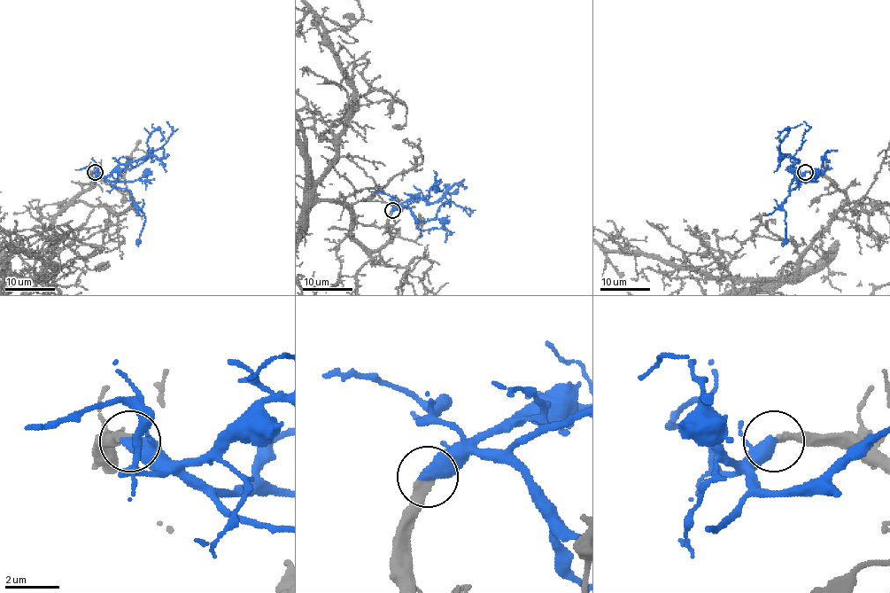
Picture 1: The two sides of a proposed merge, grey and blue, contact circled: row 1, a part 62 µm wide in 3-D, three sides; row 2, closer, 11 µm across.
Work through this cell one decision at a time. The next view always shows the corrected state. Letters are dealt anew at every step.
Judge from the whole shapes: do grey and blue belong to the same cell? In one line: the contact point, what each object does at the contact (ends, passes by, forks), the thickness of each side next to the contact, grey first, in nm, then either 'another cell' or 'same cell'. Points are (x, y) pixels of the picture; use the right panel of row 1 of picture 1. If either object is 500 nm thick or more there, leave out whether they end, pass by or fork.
(805, 172) | 360/550 nm | same cell

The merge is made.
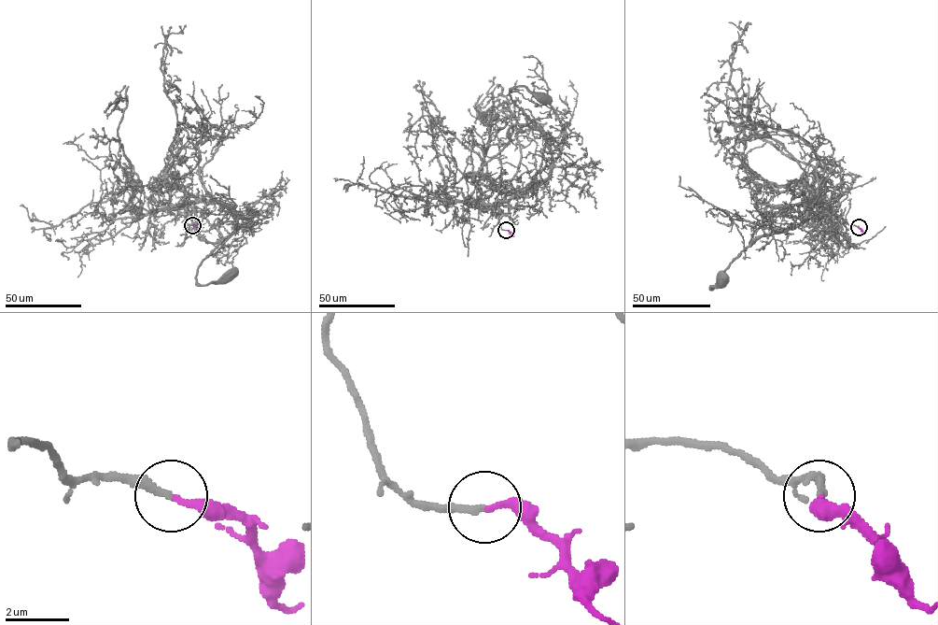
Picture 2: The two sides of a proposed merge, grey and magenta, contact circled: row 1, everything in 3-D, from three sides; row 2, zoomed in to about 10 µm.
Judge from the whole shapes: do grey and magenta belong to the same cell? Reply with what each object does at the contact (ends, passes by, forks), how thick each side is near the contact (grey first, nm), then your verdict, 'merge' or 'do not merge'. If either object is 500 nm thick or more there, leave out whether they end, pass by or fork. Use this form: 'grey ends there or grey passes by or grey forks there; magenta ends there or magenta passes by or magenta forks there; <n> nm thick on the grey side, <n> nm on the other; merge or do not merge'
grey ends there; magenta ends there; 240 nm thick on the grey side, 200 nm on the other; merge

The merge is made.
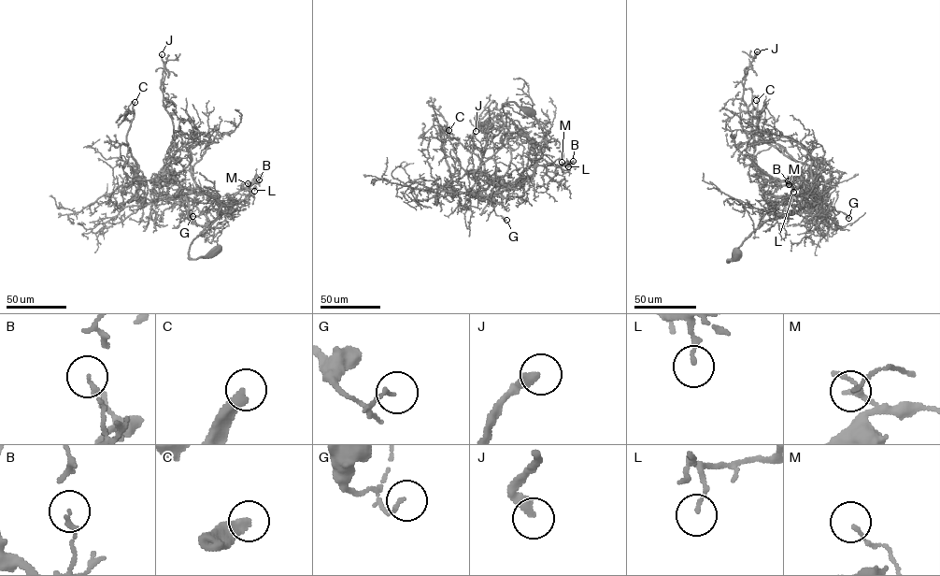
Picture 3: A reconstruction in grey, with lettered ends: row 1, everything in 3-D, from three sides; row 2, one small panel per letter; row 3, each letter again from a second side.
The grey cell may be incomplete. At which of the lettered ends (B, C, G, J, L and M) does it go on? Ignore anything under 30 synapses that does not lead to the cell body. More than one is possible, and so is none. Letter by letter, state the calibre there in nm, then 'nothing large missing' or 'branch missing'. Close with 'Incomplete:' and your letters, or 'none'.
B: 110 nm thick; nothing large missing
C: 400 nm thick; branch missing
G: 130 nm thick; nothing large missing
J: 320 nm thick; branch missing
L: 120 nm thick; nothing large missing
M: 100 nm thick; nothing large missing
Incomplete: C, J

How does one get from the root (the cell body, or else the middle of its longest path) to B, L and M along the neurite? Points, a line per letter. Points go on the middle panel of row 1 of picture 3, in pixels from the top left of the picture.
B: (528, 111), (514, 102), (503, 104), (504, 113), (528, 139), (536, 163), (552, 178), (559, 165), (573, 161)
L: (528, 111), (503, 104), (548, 175), (568, 166)
M: (528, 111), (503, 104), (548, 175), (552, 178), (562, 162)

